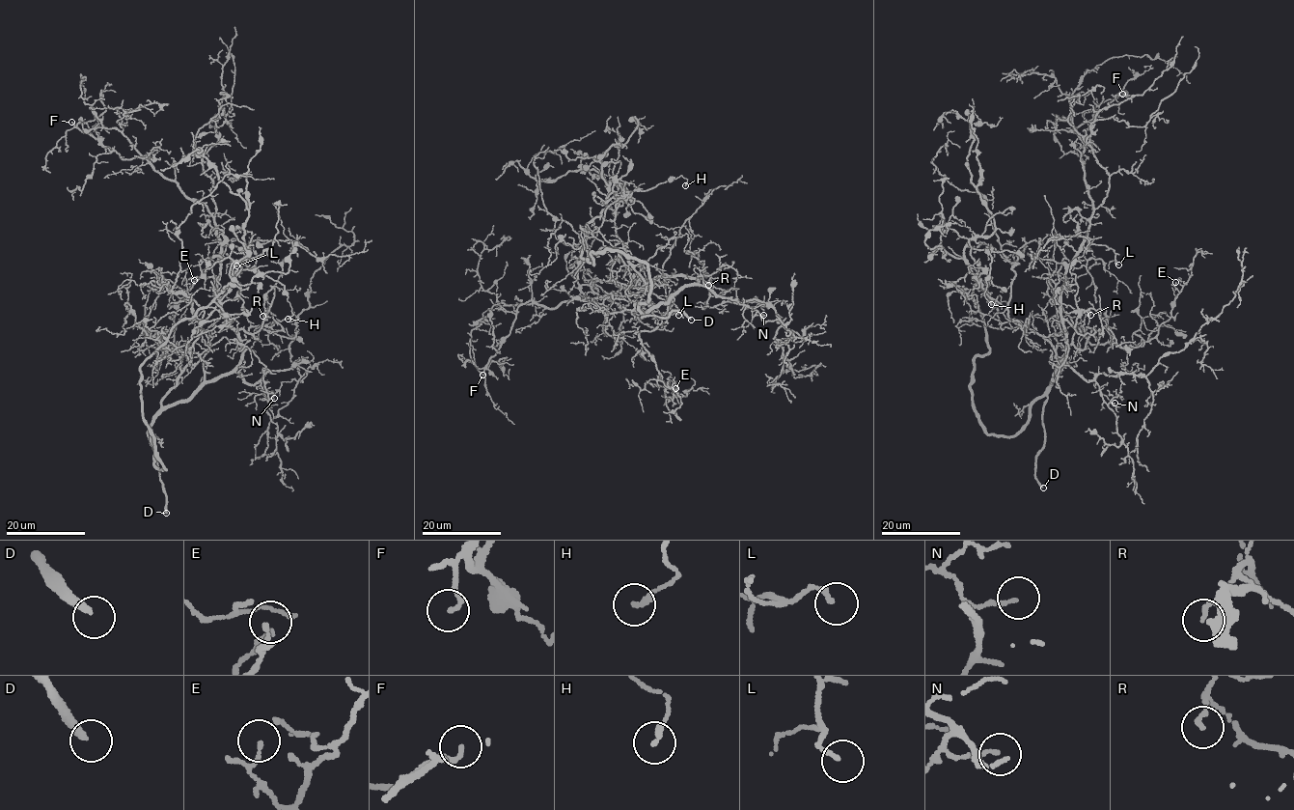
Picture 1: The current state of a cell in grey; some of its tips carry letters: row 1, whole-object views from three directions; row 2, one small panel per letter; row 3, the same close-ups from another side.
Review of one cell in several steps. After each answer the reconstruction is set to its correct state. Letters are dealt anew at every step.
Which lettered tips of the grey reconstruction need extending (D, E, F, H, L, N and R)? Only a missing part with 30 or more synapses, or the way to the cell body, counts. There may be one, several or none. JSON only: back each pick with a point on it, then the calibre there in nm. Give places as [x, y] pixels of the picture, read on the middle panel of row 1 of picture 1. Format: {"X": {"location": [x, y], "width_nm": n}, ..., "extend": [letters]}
{"D": {"location": [691, 320], "width_nm": 280}, "F": {"location": [482, 375], "width_nm": 150}, "extend": ["D", "F"]}

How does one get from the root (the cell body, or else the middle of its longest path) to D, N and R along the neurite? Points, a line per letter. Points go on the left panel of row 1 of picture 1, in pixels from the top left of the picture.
D: (211, 378), (186, 400), (171, 404), (150, 426), (148, 439), (164, 487), (166, 513)
N: (211, 378), (237, 372), (250, 384), (260, 381), (267, 402), (274, 398)
R: (211, 378), (228, 375), (238, 364), (242, 341), (238, 331), (244, 328), (255, 333), (269, 311), (262, 316)

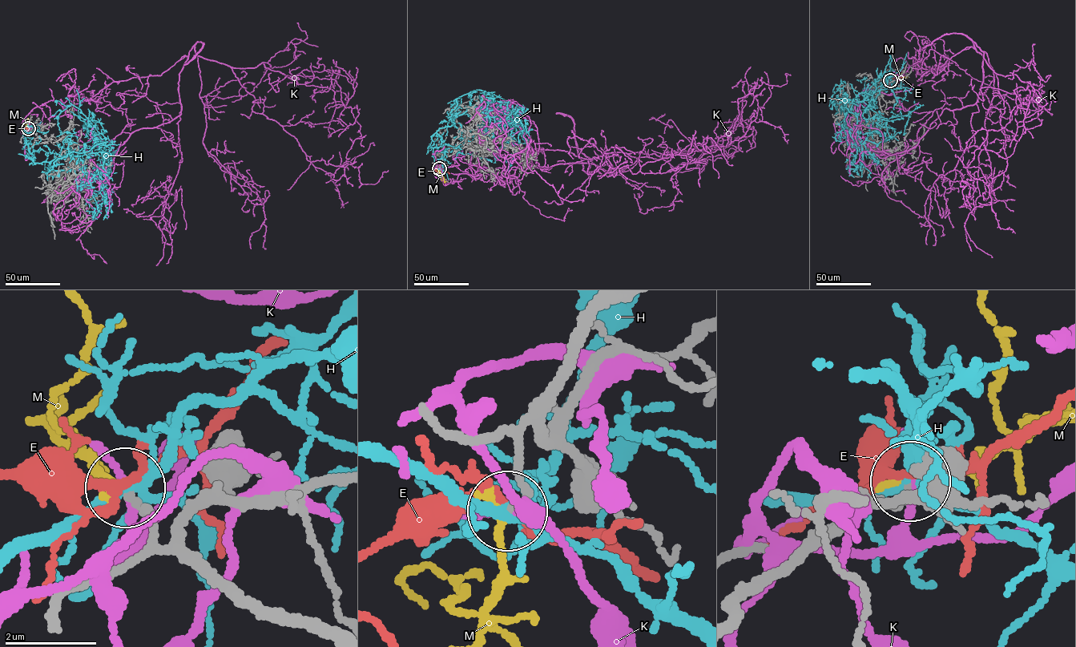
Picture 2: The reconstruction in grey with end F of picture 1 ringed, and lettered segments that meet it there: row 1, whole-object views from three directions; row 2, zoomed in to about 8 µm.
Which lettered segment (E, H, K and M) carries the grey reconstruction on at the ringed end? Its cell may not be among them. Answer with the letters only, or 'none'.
M

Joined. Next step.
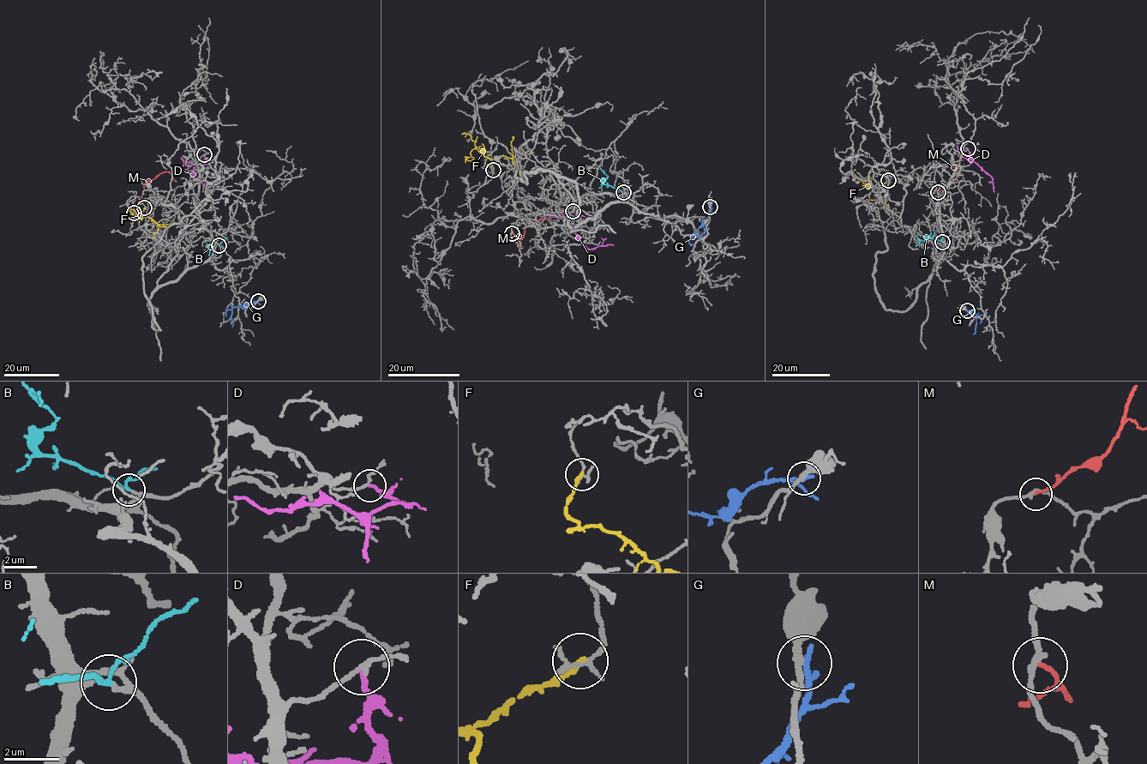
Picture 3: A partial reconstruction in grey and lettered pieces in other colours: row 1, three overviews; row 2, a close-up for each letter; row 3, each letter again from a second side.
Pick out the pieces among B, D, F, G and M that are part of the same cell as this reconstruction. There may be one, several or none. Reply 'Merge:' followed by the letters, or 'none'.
Merge: B

